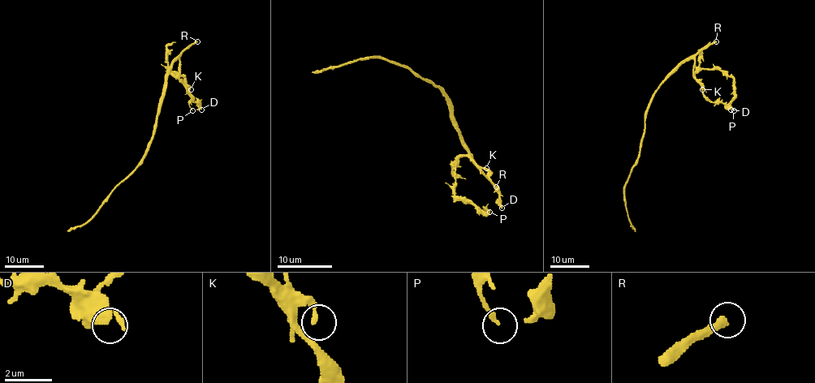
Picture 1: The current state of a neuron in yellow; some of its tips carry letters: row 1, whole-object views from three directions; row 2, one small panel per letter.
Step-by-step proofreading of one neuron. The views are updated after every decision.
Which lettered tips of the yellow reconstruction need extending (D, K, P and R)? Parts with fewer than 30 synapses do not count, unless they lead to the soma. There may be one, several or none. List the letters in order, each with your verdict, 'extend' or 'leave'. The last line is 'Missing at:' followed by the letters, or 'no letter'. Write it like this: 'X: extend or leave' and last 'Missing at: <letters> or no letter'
D: leave
K: leave
P: leave
R: extend
Missing at: R

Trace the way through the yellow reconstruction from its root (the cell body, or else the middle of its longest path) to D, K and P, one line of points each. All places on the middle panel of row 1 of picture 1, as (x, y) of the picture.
D: (445, 96), (454, 129), (464, 148), (488, 172), (488, 178), (496, 188), (502, 208)
K: (445, 96), (454, 129), (464, 148), (480, 166), (486, 168)
P: (445, 96), (454, 129), (470, 155), (458, 159), (454, 194), (480, 212), (485, 208), (489, 212)

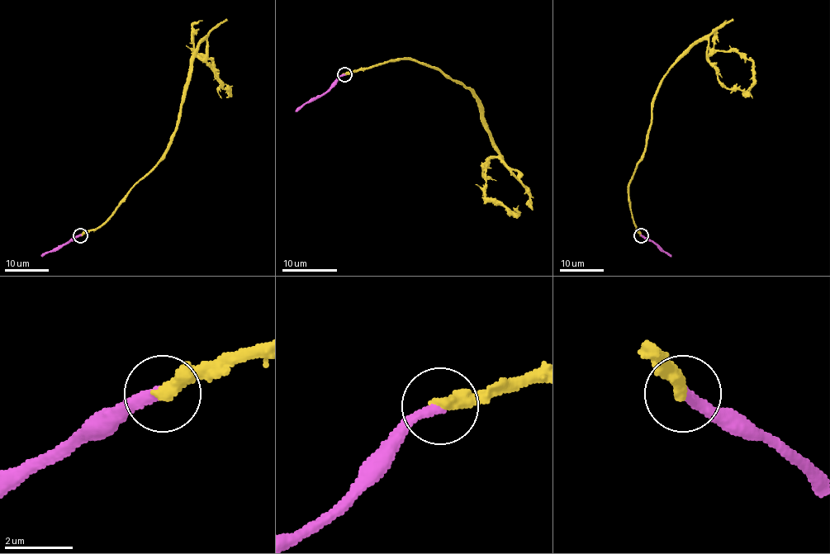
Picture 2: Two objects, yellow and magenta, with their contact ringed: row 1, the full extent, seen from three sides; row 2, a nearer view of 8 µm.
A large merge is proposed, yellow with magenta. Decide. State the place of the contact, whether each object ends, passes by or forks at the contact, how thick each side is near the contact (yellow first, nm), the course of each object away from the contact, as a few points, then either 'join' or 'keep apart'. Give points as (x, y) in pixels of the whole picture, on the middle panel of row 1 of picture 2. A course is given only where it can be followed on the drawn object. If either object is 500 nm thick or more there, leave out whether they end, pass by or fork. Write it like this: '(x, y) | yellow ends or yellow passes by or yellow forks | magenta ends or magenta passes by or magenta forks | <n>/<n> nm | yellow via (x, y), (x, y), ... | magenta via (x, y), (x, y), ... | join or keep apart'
(344, 74) | yellow ends | magenta ends | 400/320 nm | yellow via (344, 74), (414, 59), (470, 89), (500, 157), (488, 161), (485, 196), (519, 213) | magenta via (344, 74), (324, 93), (311, 97), (295, 111) | join

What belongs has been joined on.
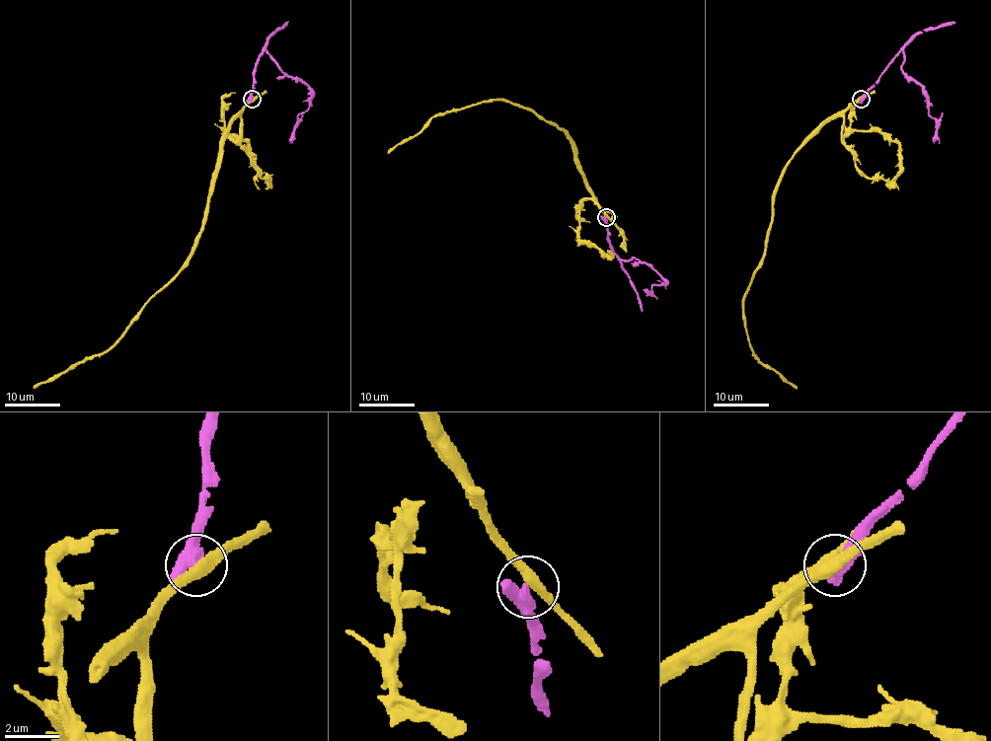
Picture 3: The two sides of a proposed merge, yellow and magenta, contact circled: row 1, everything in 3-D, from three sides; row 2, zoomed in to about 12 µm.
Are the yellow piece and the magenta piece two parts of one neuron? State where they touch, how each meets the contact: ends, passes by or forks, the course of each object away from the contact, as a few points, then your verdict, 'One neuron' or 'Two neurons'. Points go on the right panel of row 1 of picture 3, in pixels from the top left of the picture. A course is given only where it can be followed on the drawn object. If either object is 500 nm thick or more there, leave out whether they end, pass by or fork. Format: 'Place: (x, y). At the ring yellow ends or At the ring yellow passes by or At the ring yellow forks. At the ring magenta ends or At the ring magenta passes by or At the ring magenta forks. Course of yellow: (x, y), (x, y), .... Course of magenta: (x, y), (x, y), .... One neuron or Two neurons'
Place: (861, 99). Course of yellow: (860, 100), (837, 111), (787, 166), (774, 198), (763, 263), (743, 301), (752, 351), (797, 387). Course of magenta: (860, 100), (902, 52), (902, 70), (923, 90), (930, 114), (936, 120), (940, 142). Two neurons

